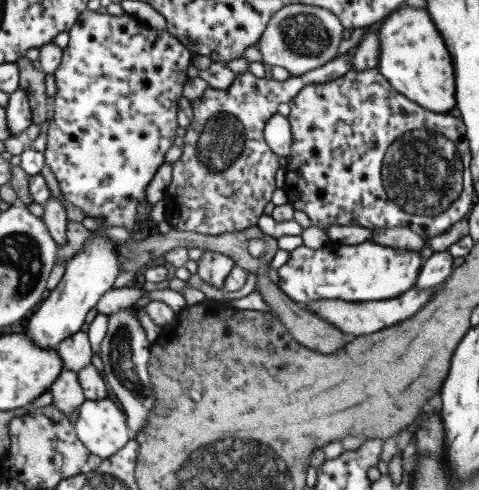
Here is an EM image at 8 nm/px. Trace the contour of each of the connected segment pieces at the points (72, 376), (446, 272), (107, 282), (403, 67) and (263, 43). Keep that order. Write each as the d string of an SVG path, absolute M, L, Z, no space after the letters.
M66 368L58 375L58 379L49 390L54 399L52 405L68 418L86 400L77 372Z
M448 251L435 252L423 261L415 286L429 289L443 282L452 274L454 257Z
M92 231L83 247L65 264L65 273L55 289L42 301L28 323L26 332L33 343L42 348L56 348L62 340L76 334L84 326L86 314L97 306L100 297L114 288L114 280L121 270L115 244L100 231Z
M426 7L397 9L382 20L378 70L400 94L422 108L448 113L455 107L453 58Z
M296 3L283 6L275 15L272 15L264 29L264 34L260 36L261 40L257 48L262 53L261 62L270 66L282 66L291 76L302 76L336 57L341 41L344 40L344 29L340 19L325 8Z

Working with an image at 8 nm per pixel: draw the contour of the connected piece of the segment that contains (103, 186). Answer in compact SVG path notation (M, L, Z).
M86 9L80 13L76 24L68 31L70 42L63 49L63 57L60 66L55 70L55 103L51 107L50 123L47 133L47 145L43 152L45 156L45 164L50 166L56 180L60 186L60 190L68 202L74 206L80 207L86 216L98 218L106 223L107 226L124 226L134 235L142 236L154 230L155 224L152 219L146 224L144 219L146 216L150 218L152 204L146 201L146 189L154 178L156 170L163 164L164 154L173 146L176 139L180 138L181 130L176 121L176 109L178 101L182 98L182 88L189 79L186 74L188 66L192 64L194 55L188 51L175 37L166 31L158 31L150 26L144 25L133 16L124 13L123 15L102 14L98 11L90 11Z

